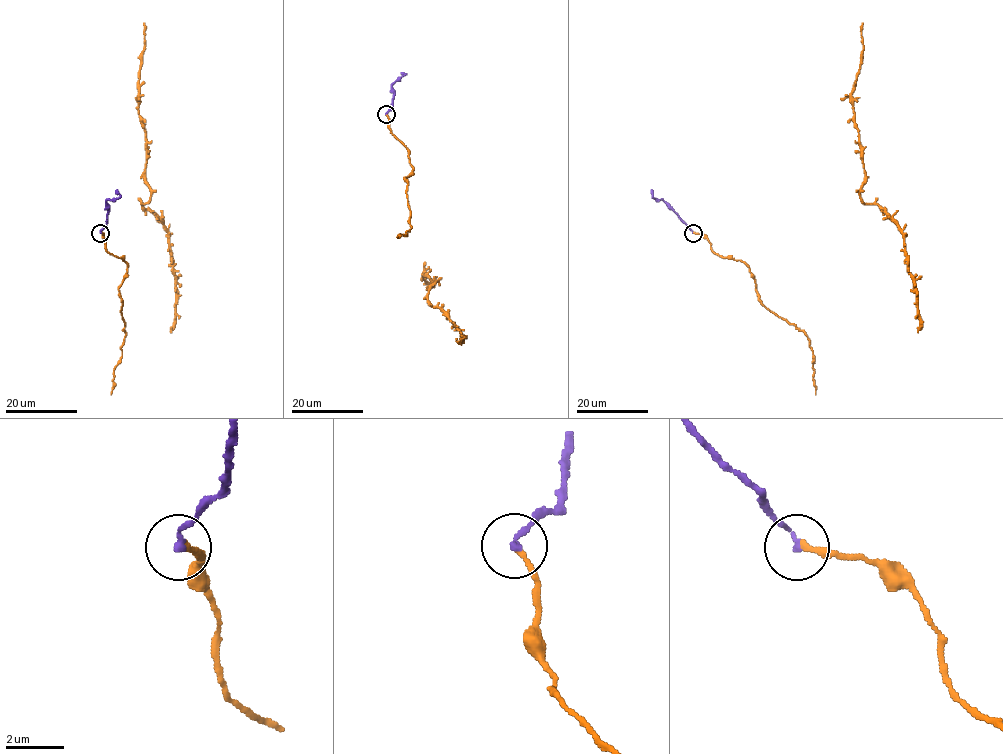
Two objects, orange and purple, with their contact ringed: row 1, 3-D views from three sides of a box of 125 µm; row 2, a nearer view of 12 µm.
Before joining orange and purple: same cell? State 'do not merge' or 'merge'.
merge

